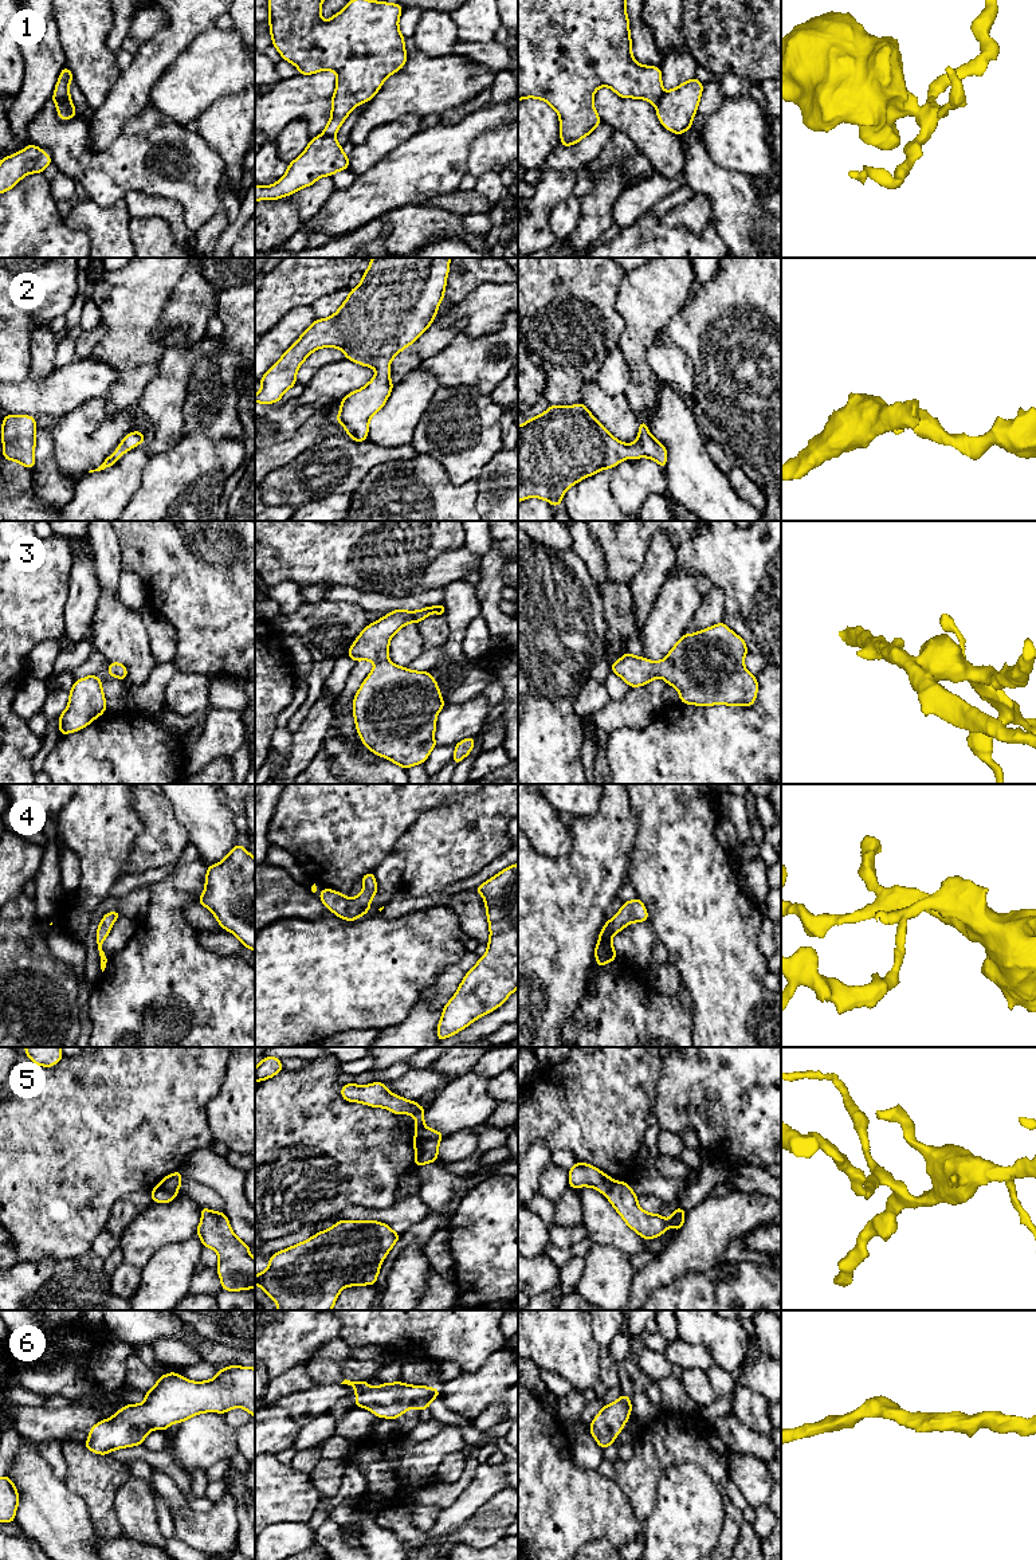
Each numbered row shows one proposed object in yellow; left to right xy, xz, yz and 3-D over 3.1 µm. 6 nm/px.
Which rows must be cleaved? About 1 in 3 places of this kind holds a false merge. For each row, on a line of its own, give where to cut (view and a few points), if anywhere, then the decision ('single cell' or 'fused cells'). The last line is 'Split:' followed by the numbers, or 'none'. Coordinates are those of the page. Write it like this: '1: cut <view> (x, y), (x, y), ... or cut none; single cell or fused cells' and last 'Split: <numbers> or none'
1: cut xy (54, 94), (70, 101); fused cells
2: cut none; single cell
3: cut none; single cell
4: cut none; single cell
5: cut xz (415, 1135), (439, 1140); fused cells
6: cut none; single cell
Split: 1, 5

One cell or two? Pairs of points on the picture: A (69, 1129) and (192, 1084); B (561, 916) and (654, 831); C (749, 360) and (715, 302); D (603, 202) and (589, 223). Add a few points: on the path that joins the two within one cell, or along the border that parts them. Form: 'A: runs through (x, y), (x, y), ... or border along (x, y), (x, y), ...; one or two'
A: runs through (99, 1125), (126, 1116), (146, 1096), (161, 1096); one
B: border along (638, 822), (638, 834), (631, 853), (627, 881); two
C: runs through (749, 345), (749, 336), (730, 317); one
D: runs through (597, 207), (595, 218); one

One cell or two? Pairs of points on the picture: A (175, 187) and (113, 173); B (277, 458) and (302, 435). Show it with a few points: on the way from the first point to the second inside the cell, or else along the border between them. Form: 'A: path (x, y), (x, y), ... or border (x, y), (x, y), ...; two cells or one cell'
A: path (160, 179), (146, 173), (128, 173); one cell
B: path (283, 453), (295, 442); one cell

